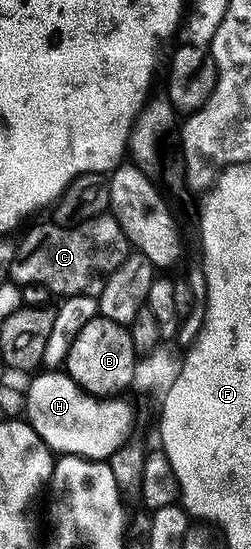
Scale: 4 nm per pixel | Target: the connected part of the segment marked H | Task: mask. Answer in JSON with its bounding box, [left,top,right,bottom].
[24,370,135,461]

